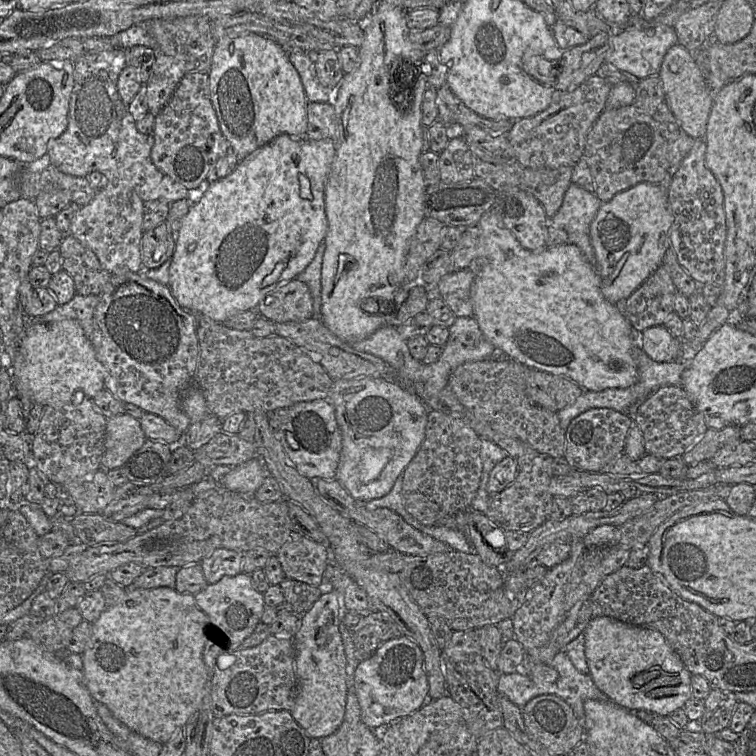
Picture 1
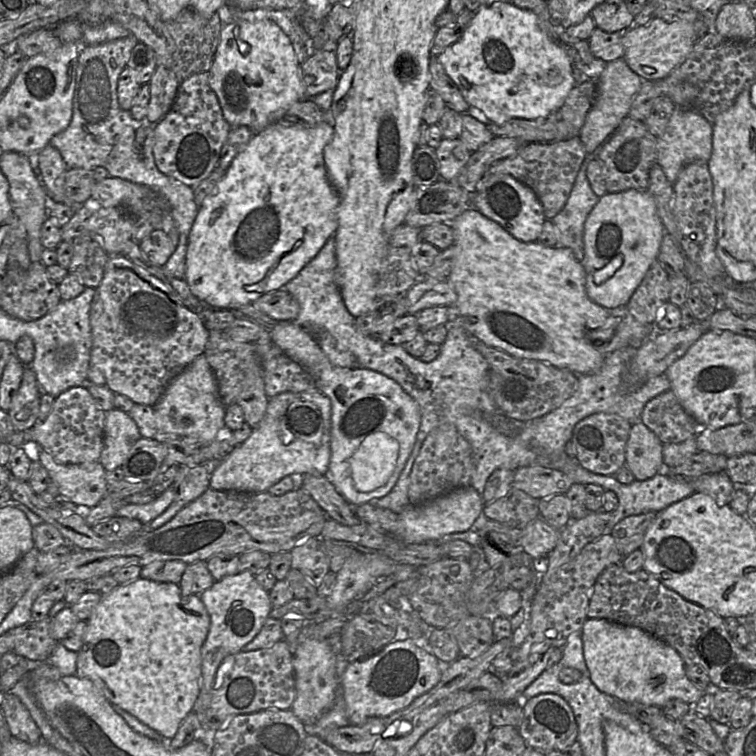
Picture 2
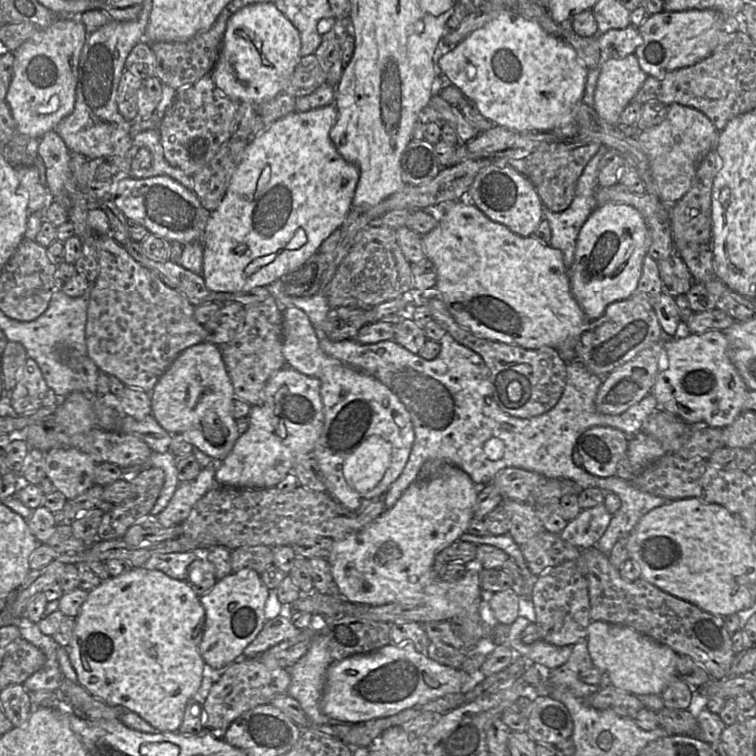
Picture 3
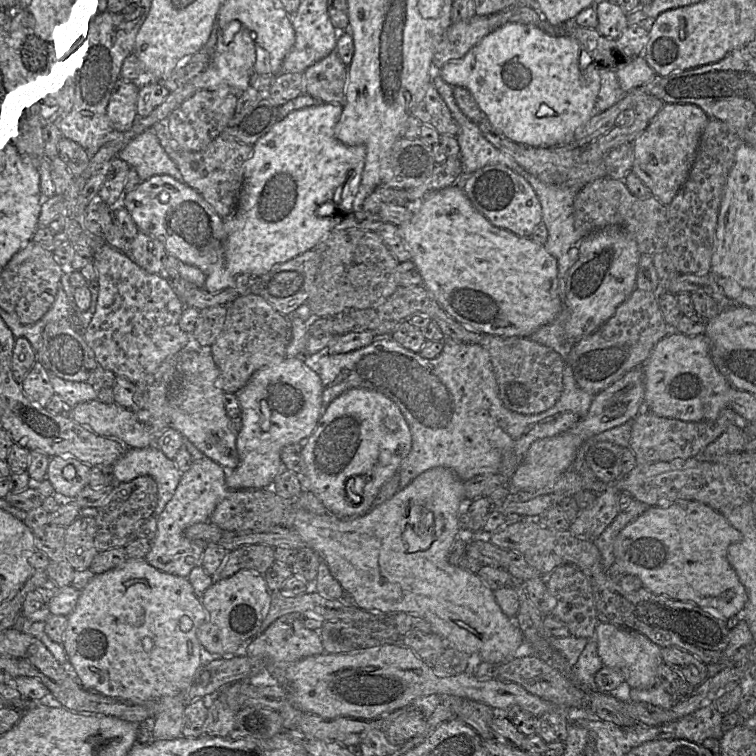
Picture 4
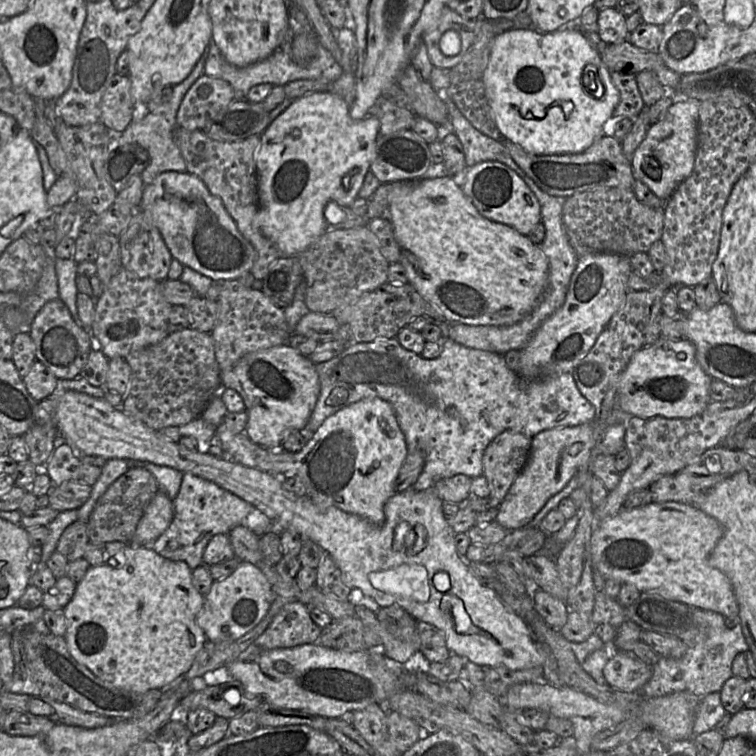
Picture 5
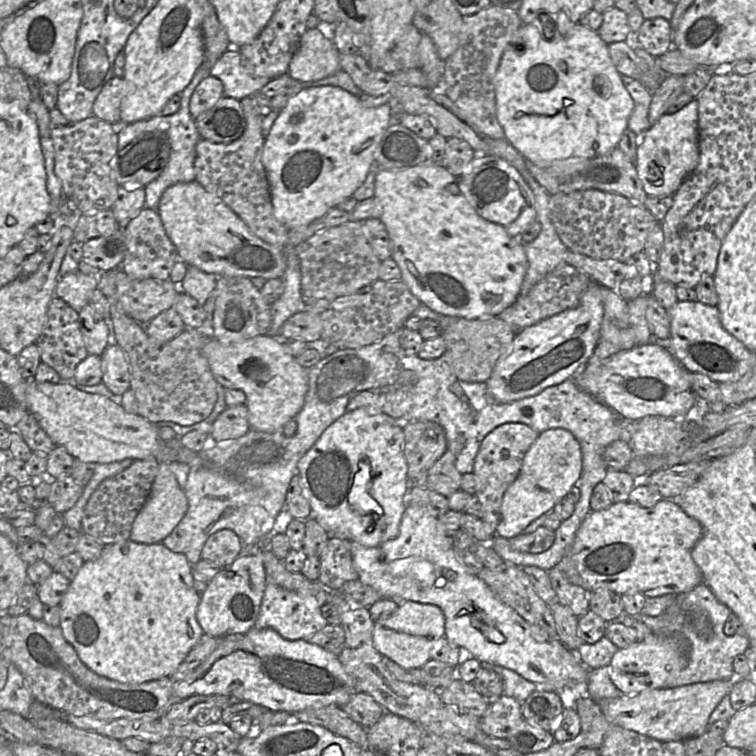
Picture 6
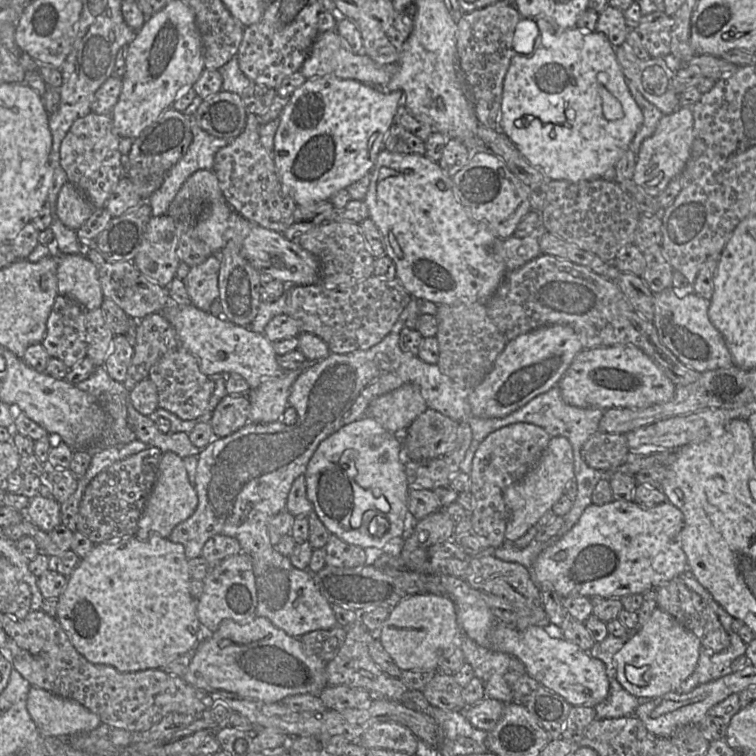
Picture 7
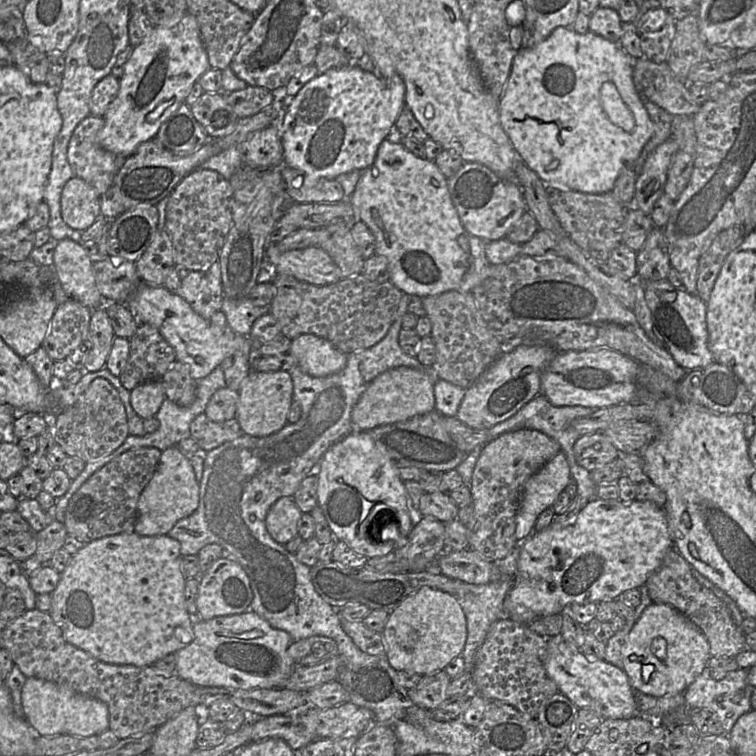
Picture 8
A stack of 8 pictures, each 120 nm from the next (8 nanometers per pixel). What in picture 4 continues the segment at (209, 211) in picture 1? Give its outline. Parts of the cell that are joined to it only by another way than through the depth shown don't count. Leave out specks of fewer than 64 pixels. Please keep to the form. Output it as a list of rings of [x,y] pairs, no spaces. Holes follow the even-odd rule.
[[[318,103],[294,110],[279,119],[253,145],[252,155],[244,165],[244,180],[236,208],[229,218],[224,219],[226,239],[223,256],[206,276],[204,288],[208,292],[233,288],[237,276],[242,274],[261,277],[275,265],[312,249],[336,228],[345,214],[352,211],[361,184],[366,148],[364,145],[348,146],[335,136],[335,125],[342,110],[343,106],[333,103]],[[328,201],[334,203],[336,211],[333,215],[319,215],[319,207]]]

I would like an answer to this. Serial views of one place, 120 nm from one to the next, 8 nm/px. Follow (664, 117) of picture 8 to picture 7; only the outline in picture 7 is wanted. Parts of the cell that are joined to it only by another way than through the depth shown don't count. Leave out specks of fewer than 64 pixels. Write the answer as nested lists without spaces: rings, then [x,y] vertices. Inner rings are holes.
[[[625,79],[625,82],[631,96],[643,114],[643,122],[630,143],[630,149],[637,156],[643,140],[654,133],[659,120],[664,114],[641,94],[632,81]]]

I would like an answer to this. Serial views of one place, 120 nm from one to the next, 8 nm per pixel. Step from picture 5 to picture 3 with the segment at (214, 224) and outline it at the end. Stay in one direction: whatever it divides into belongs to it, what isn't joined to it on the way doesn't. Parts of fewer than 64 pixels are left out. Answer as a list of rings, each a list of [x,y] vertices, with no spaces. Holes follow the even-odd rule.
[[[169,176],[122,178],[114,188],[112,201],[128,221],[142,225],[151,234],[168,242],[177,241],[183,246],[195,241],[201,241],[202,244],[202,236],[211,212],[201,205],[194,192]]]

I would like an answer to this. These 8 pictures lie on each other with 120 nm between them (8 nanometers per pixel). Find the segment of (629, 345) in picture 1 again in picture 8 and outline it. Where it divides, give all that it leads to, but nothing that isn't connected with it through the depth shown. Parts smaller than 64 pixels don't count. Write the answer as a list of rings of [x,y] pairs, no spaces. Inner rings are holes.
[[[384,139],[377,150],[374,163],[363,170],[356,189],[349,199],[357,211],[358,219],[373,232],[376,239],[375,254],[385,256],[390,267],[390,281],[402,292],[426,297],[450,290],[471,292],[491,265],[486,258],[486,241],[463,227],[452,202],[448,179],[432,160],[419,158],[400,142]]]

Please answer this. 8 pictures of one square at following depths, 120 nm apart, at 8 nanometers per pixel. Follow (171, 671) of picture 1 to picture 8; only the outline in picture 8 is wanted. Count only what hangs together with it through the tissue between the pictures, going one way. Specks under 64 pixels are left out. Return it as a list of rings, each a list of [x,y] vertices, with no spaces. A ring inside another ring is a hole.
[[[135,531],[110,535],[85,544],[72,556],[69,564],[61,573],[56,589],[52,592],[52,606],[49,613],[61,629],[67,642],[86,651],[96,659],[117,665],[151,666],[166,655],[176,653],[178,650],[187,647],[194,639],[193,624],[196,617],[191,616],[186,609],[184,596],[186,580],[187,578],[182,571],[180,543],[177,540],[168,535],[140,536]]]

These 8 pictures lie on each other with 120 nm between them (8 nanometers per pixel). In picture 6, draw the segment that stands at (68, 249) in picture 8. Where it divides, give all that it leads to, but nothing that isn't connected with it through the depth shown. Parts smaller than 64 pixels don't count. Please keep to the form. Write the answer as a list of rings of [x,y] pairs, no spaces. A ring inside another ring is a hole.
[[[75,271],[59,277],[54,296],[62,299],[79,312],[89,303],[90,295],[97,285],[98,280],[95,275],[86,275]]]

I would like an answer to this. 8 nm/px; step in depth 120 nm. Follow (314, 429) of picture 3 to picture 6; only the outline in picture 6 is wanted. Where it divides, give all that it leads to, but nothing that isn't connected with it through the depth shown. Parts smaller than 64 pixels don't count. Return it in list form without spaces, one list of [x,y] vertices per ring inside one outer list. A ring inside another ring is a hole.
[[[267,334],[240,343],[223,345],[209,336],[202,348],[202,354],[207,359],[211,372],[220,386],[225,389],[238,389],[245,393],[250,430],[265,433],[282,432],[284,425],[292,419],[295,420],[295,416],[303,408],[308,391],[309,369],[302,367],[293,356],[284,351],[280,338]]]

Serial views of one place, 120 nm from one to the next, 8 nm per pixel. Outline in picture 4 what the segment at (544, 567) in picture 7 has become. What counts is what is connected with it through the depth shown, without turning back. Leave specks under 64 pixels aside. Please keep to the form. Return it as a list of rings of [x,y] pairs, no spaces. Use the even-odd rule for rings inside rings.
[[[684,501],[650,506],[620,531],[614,554],[625,573],[638,576],[651,592],[692,602],[728,619],[748,601],[748,593],[727,559],[728,547],[741,539],[742,534],[722,513],[698,501]]]

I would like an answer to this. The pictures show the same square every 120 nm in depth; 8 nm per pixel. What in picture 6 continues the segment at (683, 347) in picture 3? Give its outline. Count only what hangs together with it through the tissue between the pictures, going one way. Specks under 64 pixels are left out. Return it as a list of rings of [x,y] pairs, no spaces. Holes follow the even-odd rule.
[[[655,340],[620,351],[602,366],[587,365],[574,376],[578,387],[623,418],[637,420],[648,415],[685,418],[698,395],[690,383],[690,371],[669,351],[669,340]]]

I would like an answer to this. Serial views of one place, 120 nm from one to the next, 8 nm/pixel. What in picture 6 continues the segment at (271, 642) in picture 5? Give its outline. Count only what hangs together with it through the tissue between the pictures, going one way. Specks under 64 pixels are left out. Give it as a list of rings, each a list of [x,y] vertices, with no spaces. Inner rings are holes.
[[[267,583],[253,628],[271,628],[287,640],[308,640],[316,632],[328,625],[326,619],[321,614],[321,606],[322,604],[313,596],[301,596],[275,584]]]

